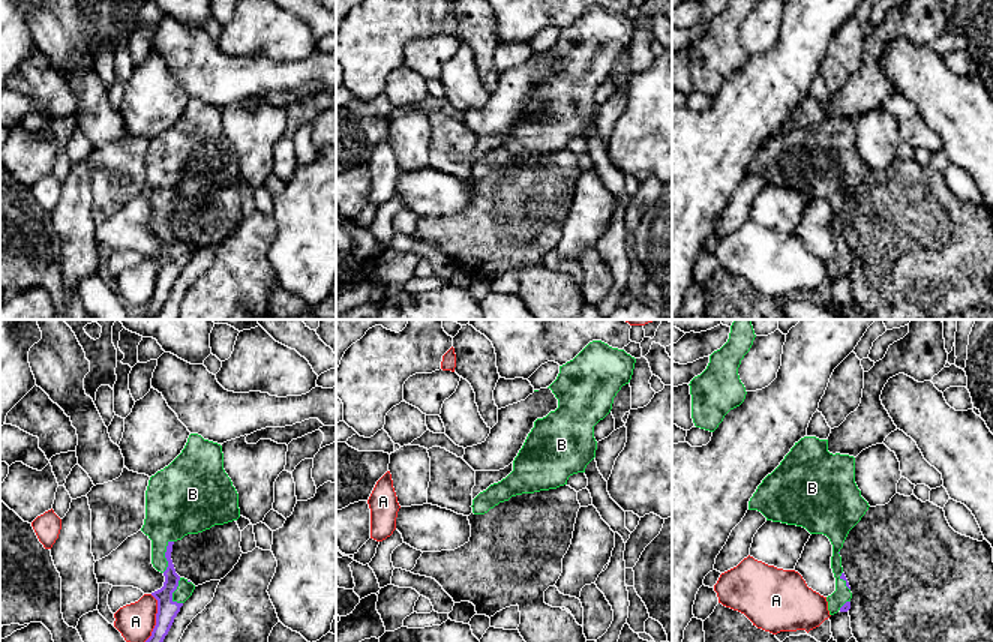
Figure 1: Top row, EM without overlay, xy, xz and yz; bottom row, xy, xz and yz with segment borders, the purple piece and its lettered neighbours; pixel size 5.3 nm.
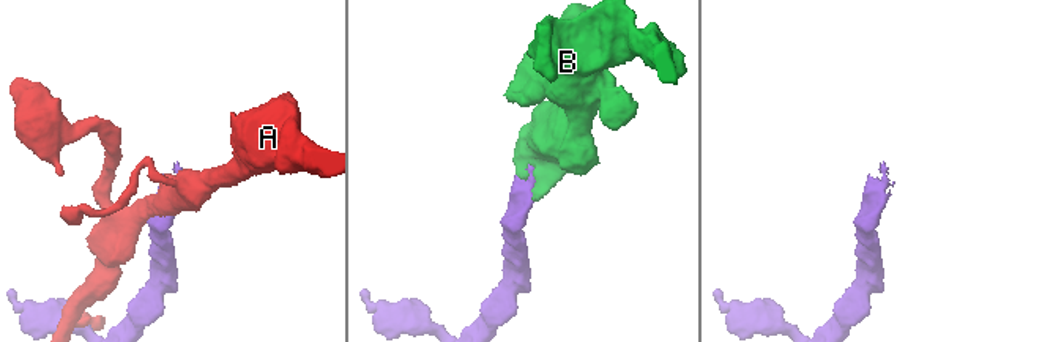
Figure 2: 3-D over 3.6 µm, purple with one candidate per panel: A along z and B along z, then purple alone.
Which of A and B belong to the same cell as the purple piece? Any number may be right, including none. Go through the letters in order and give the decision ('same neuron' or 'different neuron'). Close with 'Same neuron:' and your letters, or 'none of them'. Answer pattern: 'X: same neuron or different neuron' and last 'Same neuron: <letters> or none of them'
A: different neuron
B: same neuron
Same neuron: B

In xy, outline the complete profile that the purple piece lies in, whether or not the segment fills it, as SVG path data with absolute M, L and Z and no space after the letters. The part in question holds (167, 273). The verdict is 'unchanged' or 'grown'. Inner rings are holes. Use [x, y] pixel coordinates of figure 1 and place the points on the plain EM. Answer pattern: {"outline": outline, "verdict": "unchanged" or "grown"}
{"outline": "M190 98L182 117L150 141L146 154L146 183L141 195L152 204L152 228L165 240L165 246L160 254L152 256L158 264L156 290L141 312L148 316L159 315L180 272L195 254L192 246L176 237L171 224L172 208L188 198L198 198L238 182L238 158L224 134L222 110Z", "verdict": "grown"}

